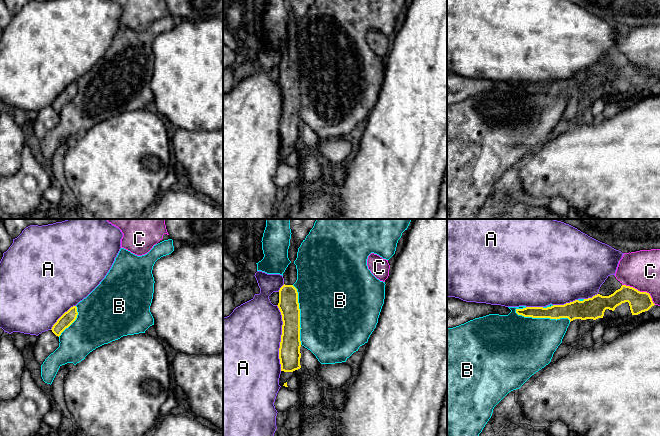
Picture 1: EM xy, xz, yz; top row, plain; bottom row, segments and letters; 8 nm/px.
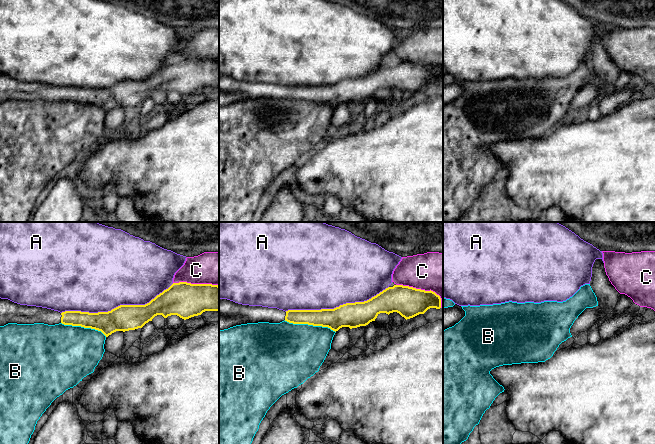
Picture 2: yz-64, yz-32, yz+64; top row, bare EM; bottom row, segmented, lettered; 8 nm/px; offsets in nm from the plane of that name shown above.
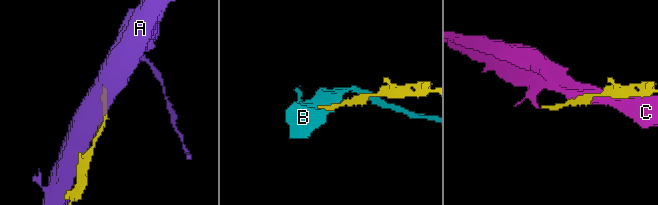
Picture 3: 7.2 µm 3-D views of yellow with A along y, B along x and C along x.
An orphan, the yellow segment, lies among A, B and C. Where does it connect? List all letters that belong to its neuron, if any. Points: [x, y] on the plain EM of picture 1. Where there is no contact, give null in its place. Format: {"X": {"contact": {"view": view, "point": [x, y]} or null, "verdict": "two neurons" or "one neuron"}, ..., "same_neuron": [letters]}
{"A": {"contact": {"view": "xz", "point": [281, 114]}, "verdict": "two neurons"}, "B": {"contact": {"view": "yz", "point": [542, 93]}, "verdict": "two neurons"}, "C": {"contact": {"view": "yz", "point": [641, 68]}, "verdict": "two neurons"}, "same_neuron": []}

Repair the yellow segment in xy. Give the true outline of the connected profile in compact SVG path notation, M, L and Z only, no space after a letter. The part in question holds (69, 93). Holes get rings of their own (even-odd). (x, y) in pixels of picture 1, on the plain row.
M73 82L71 83L67 88L65 88L53 101L52 108L56 112L60 112L61 109L68 104L77 94L78 88L77 83Z

